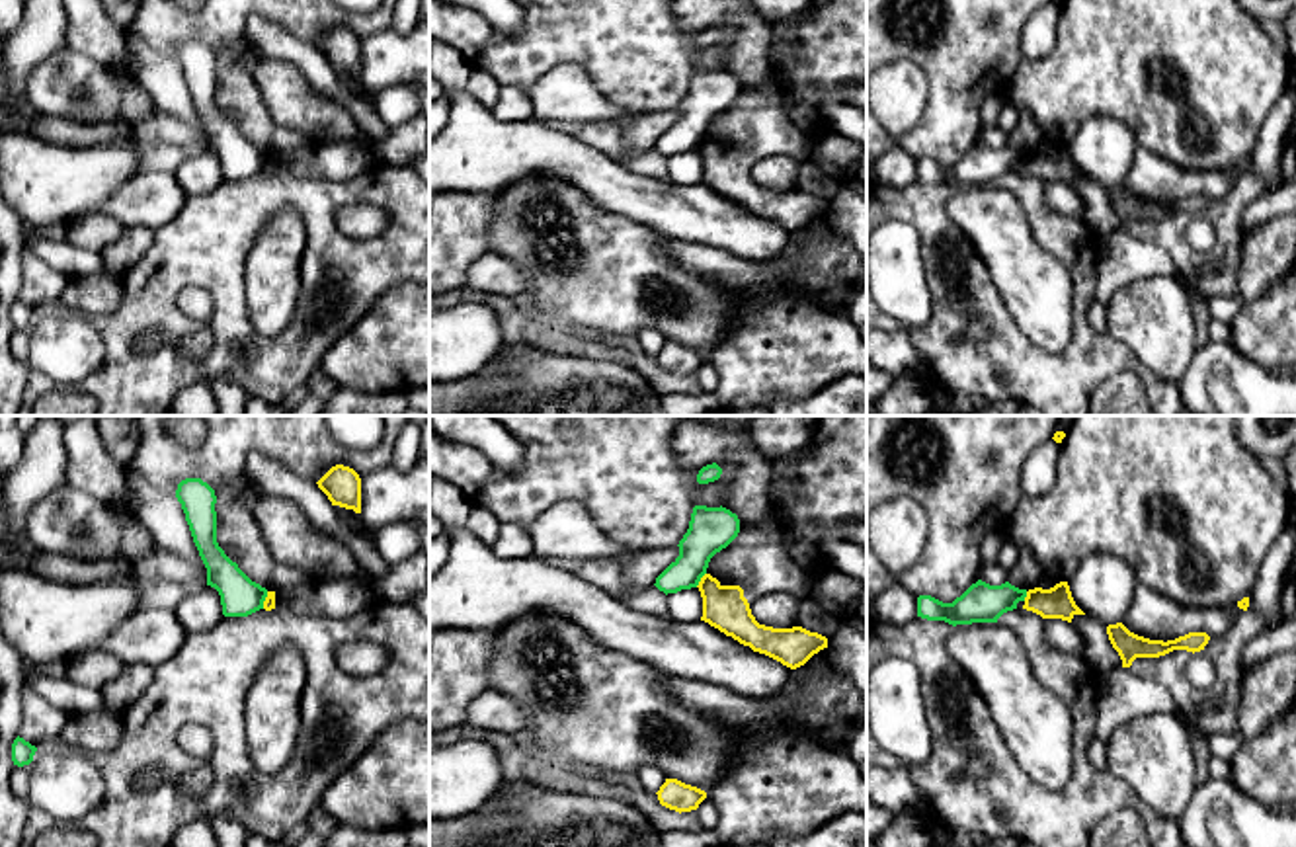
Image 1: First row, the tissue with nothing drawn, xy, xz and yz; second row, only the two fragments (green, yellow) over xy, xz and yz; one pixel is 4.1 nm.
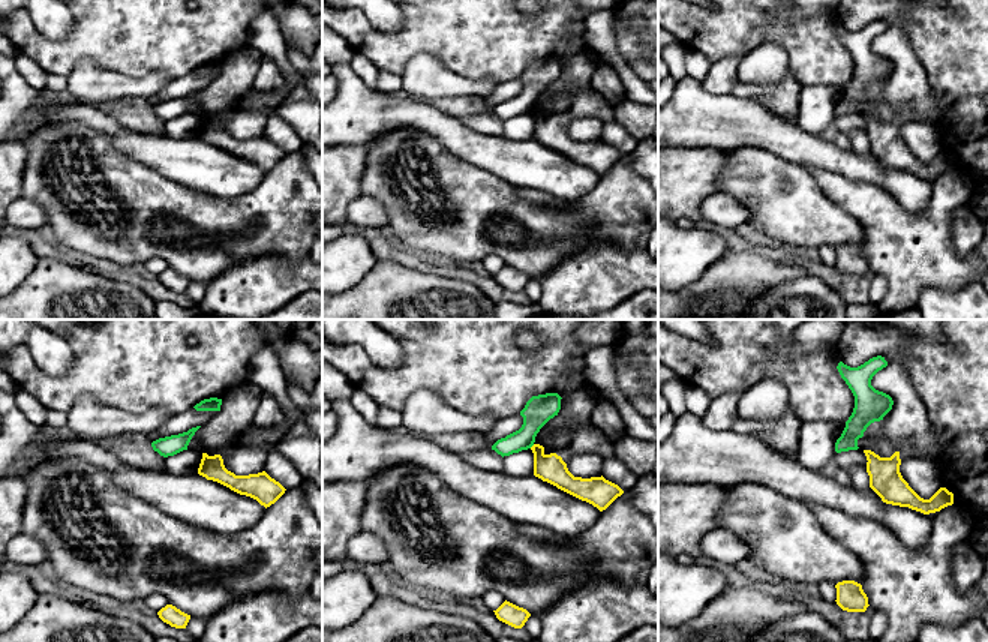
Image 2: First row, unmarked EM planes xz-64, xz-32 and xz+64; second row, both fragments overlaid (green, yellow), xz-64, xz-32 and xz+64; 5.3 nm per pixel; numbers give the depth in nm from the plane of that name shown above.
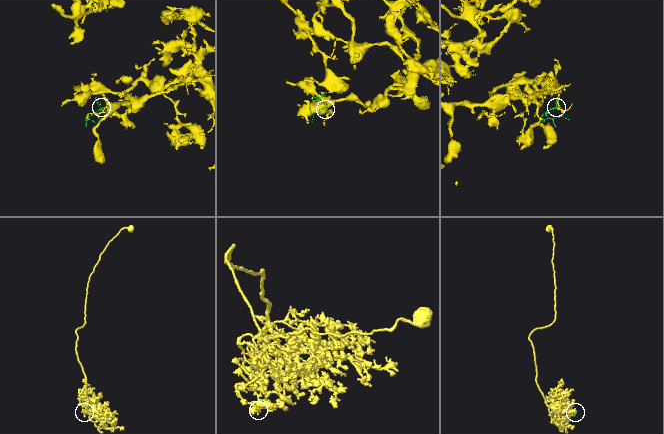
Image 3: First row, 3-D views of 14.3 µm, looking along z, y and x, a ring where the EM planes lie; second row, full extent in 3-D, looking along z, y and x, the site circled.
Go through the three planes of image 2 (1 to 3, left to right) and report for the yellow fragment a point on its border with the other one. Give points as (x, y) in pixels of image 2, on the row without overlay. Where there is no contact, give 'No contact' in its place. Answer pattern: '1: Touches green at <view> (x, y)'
1: No contact
2: Touches green at xz-32 (531, 110)
3: No contact

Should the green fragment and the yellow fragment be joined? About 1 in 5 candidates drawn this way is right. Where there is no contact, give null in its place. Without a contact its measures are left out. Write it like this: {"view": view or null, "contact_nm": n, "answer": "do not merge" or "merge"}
{"view": "xz", "contact_nm": 80, "answer": "do not merge"}

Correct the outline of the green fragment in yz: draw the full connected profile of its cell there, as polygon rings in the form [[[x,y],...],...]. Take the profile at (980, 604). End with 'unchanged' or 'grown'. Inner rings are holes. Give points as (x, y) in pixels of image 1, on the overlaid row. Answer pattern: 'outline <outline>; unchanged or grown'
outline [[[978,580],[952,603],[943,603],[931,595],[919,595],[917,617],[927,621],[945,621],[952,626],[997,623],[1003,613],[1017,609],[1017,603],[1025,601],[1025,597],[1027,589],[1019,589],[1009,582],[990,585]]]; unchanged

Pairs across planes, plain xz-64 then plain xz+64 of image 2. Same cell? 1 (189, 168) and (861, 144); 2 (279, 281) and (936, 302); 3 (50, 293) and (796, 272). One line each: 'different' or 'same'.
1: different
2: different
3: different

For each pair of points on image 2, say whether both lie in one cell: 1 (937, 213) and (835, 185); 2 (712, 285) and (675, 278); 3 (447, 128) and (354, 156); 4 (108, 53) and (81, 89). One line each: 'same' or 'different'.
1: same
2: different
3: different
4: different

